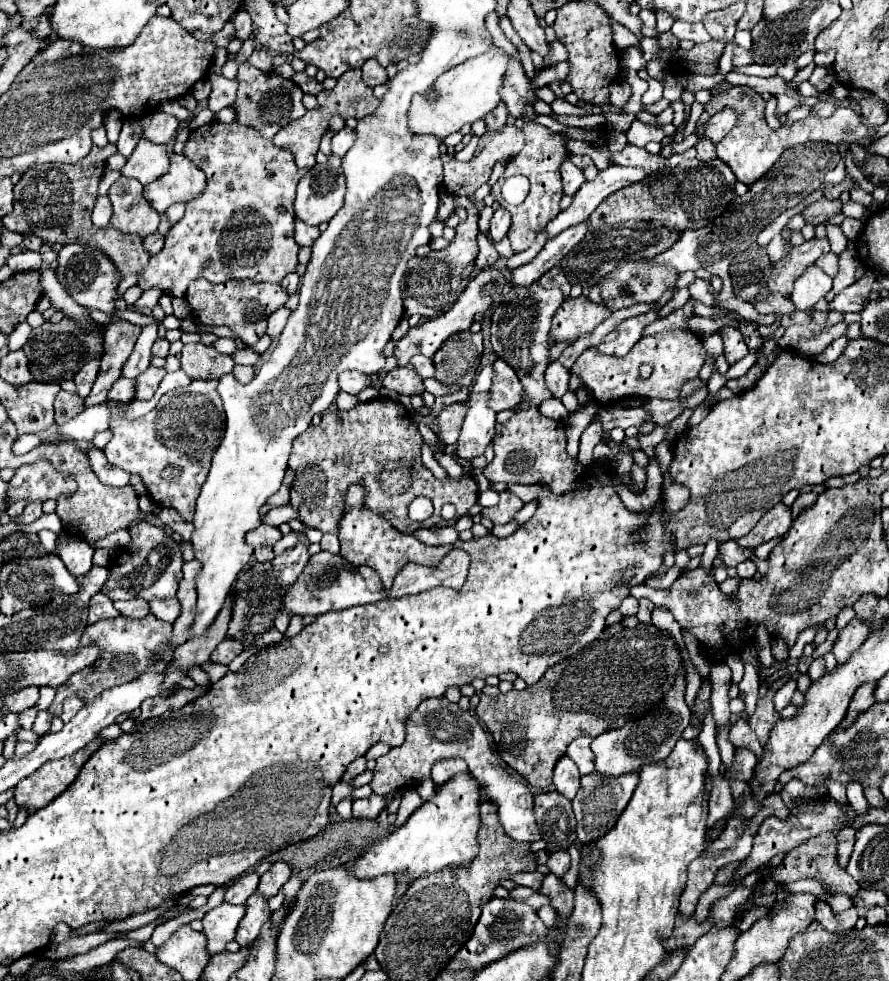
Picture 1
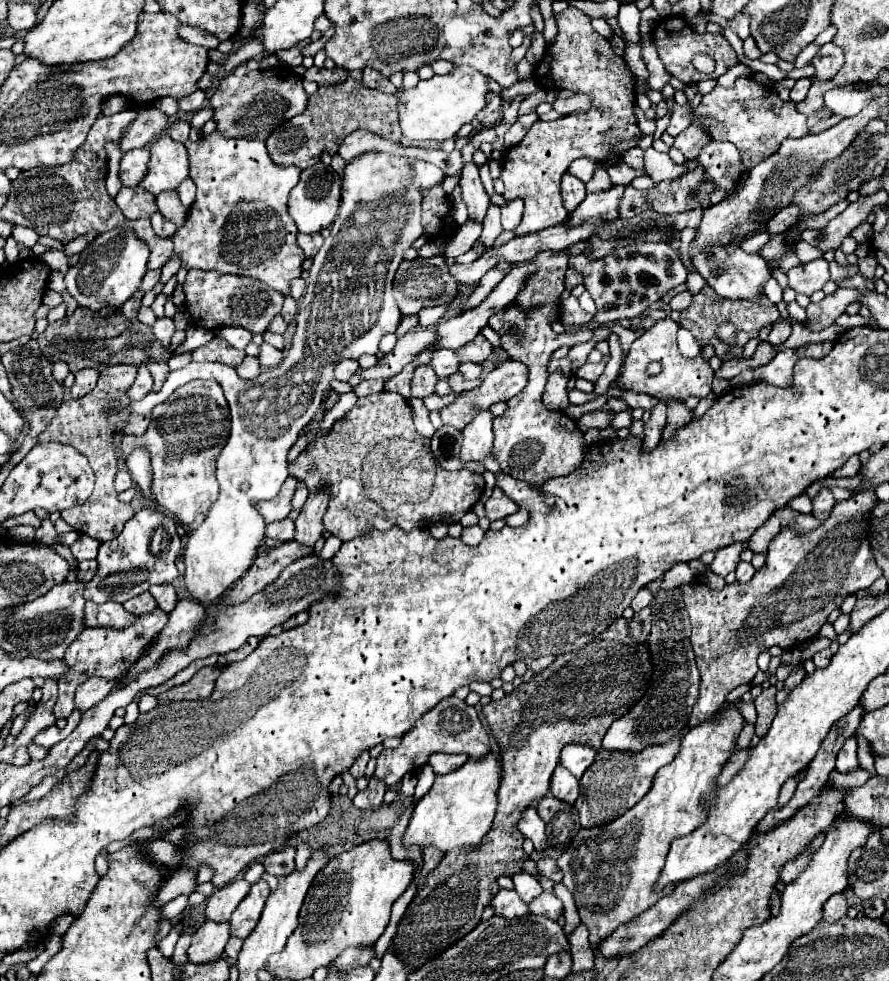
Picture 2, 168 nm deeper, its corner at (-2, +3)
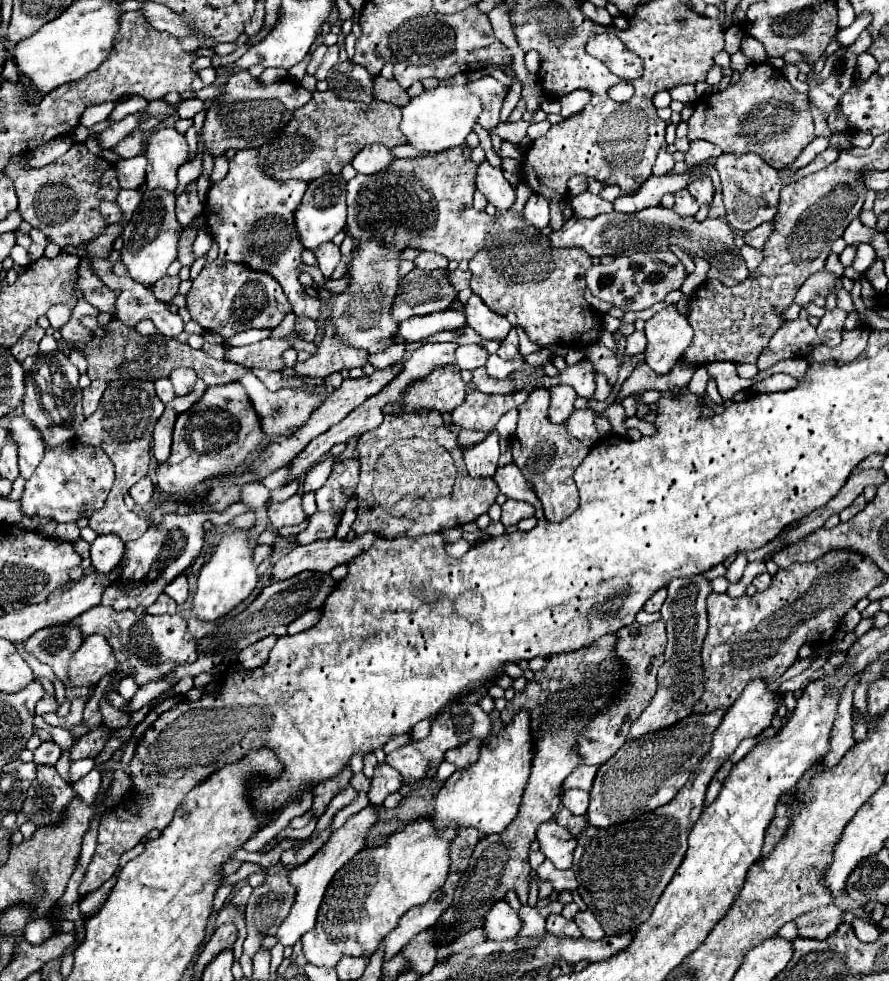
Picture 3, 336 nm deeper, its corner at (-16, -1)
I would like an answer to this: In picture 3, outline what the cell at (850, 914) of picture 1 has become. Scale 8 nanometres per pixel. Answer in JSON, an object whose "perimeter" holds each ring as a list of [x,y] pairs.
{"perimeter":[[[828,905],[828,907],[814,909],[812,913],[804,913],[804,917],[796,917],[794,923],[798,927],[798,937],[824,939],[836,931],[842,915],[844,913],[838,907]]]}

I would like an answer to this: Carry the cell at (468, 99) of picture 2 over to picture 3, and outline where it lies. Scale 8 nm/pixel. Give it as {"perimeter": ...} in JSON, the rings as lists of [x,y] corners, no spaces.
{"perimeter":[[[440,85],[434,91],[424,91],[420,97],[414,97],[406,107],[402,107],[400,131],[404,133],[404,137],[408,137],[408,143],[418,151],[444,151],[464,143],[480,111],[480,99],[472,95],[466,85]]]}

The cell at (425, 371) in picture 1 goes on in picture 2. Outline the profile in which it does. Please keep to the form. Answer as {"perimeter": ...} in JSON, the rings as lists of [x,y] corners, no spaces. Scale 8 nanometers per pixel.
{"perimeter":[[[434,349],[432,351],[430,367],[438,375],[438,379],[444,379],[444,377],[456,373],[458,365],[460,365],[460,361],[458,361],[458,357],[456,357],[454,351],[450,351],[450,349]]]}

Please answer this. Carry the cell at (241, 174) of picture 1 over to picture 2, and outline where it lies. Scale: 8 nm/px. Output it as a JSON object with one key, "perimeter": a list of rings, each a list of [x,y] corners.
{"perimeter":[[[212,131],[210,135],[202,137],[200,141],[186,141],[184,143],[190,157],[190,179],[196,183],[196,201],[188,211],[188,219],[178,231],[174,233],[174,253],[172,257],[180,257],[182,267],[202,269],[202,271],[218,271],[230,275],[244,275],[264,281],[268,287],[280,291],[282,295],[290,293],[292,271],[294,279],[302,273],[304,253],[298,249],[296,243],[296,225],[294,219],[288,215],[288,195],[290,189],[298,183],[300,171],[298,167],[282,167],[270,161],[270,153],[262,141],[248,141],[248,139],[228,139],[222,133]]]}

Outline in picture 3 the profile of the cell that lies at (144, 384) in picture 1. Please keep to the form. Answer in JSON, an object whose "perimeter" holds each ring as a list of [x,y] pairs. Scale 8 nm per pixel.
{"perimeter":[[[180,367],[176,369],[174,373],[170,373],[170,381],[174,385],[174,391],[176,395],[188,395],[196,383],[196,373],[192,369],[186,369],[186,367]]]}

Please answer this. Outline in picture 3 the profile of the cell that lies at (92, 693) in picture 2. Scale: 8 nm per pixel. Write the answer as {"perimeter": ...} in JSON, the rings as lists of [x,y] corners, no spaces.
{"perimeter":[[[124,677],[118,685],[118,693],[125,699],[130,699],[136,693],[138,685],[132,681],[132,677]]]}

